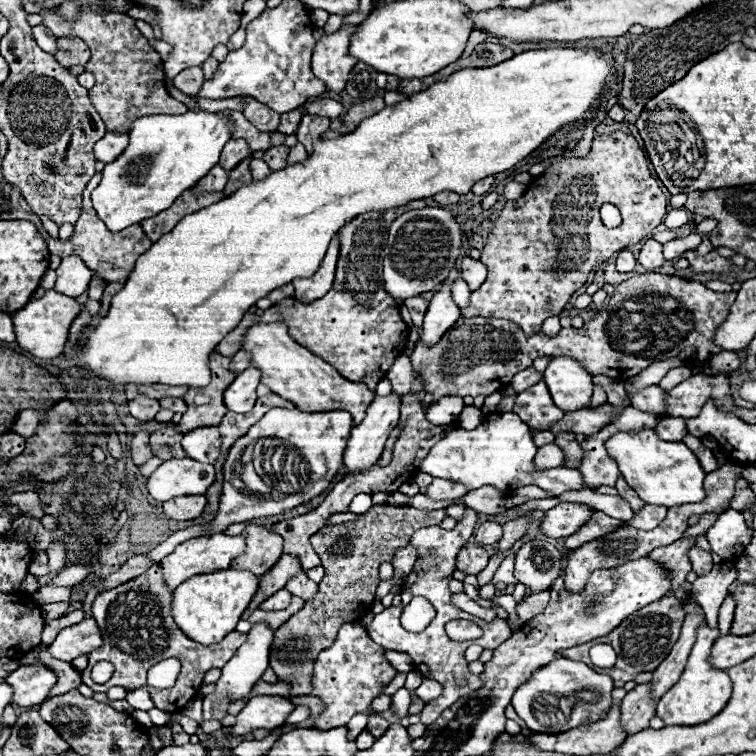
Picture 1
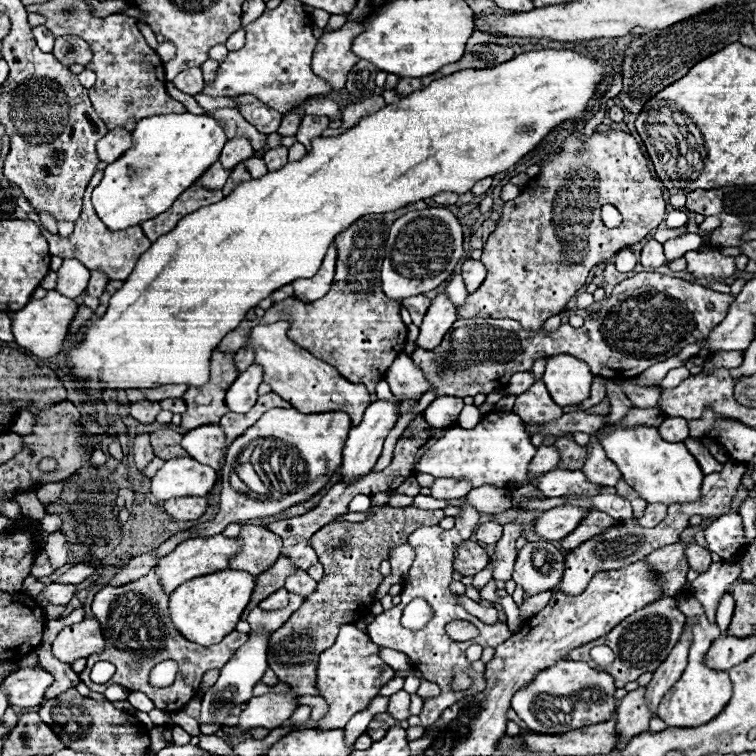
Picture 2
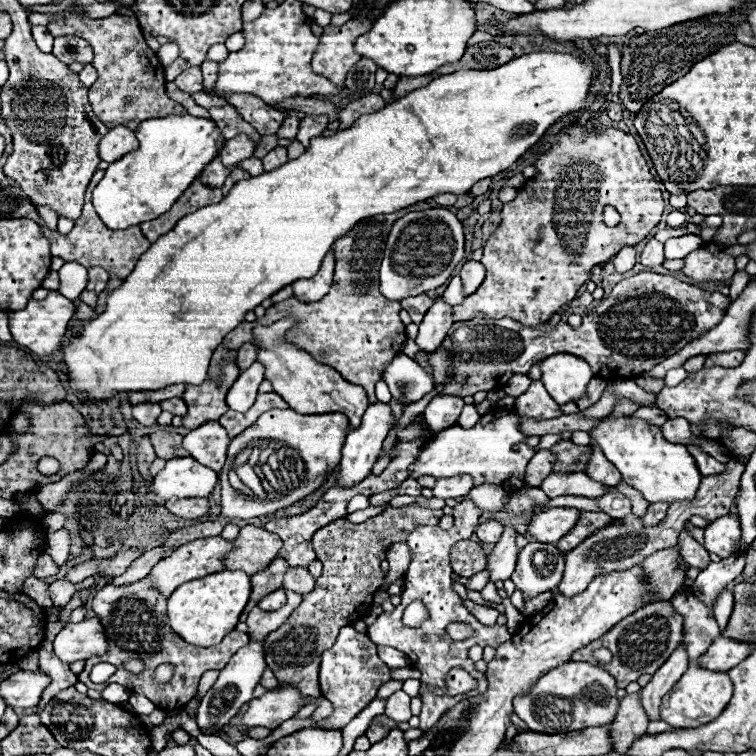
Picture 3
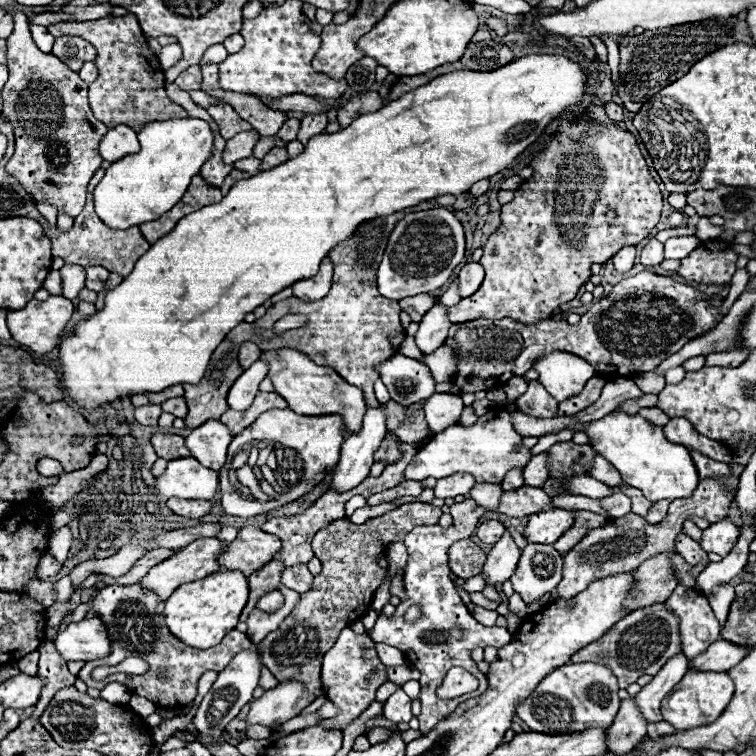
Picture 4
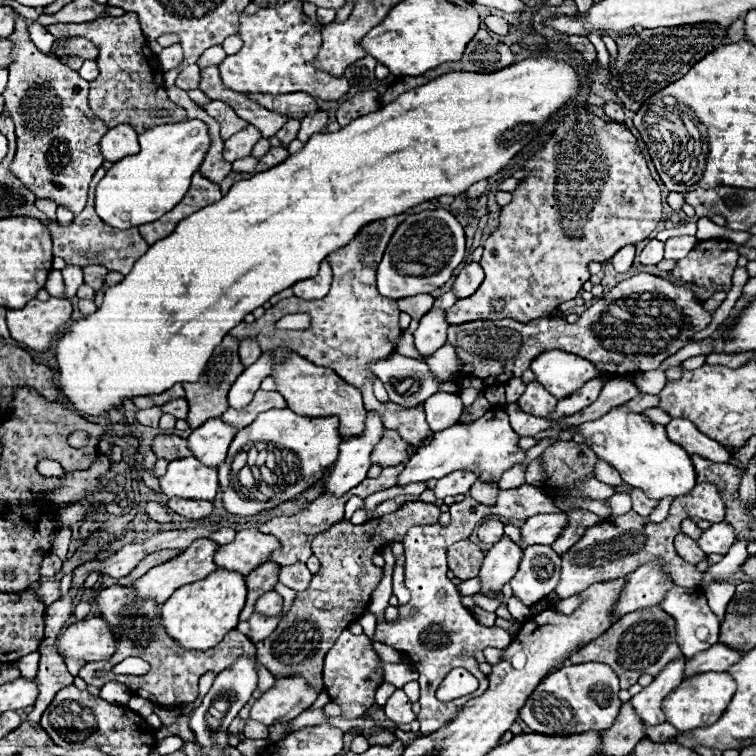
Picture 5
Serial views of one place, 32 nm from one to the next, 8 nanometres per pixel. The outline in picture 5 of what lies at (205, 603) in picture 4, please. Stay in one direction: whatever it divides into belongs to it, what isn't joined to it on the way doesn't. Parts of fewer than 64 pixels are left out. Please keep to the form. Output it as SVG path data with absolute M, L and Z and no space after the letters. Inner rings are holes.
M218 568L206 578L180 586L162 606L162 622L168 634L184 648L208 650L214 648L230 630L236 628L242 606L246 604L246 580L242 574L224 574L230 570Z

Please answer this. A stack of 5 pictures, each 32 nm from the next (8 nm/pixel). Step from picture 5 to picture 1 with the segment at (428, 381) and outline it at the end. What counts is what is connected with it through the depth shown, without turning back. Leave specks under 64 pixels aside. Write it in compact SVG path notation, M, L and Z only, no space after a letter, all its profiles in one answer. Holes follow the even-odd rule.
M406 356L396 358L396 362L386 372L386 378L390 378L392 388L402 396L408 394L410 390L420 390L422 388L422 382L414 376L412 364L410 364L410 360Z

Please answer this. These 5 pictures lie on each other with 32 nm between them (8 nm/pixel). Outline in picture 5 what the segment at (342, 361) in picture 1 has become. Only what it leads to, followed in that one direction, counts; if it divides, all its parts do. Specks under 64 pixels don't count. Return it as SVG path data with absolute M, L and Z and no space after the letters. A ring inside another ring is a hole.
M424 202L408 209L404 214L396 214L378 222L366 224L354 240L350 240L348 246L338 248L334 254L328 256L328 262L332 264L334 270L334 280L330 292L322 300L300 300L296 296L280 300L276 306L266 310L266 314L252 323L241 322L238 326L230 330L230 335L238 341L254 336L256 342L260 344L262 350L268 348L290 348L296 350L298 354L306 356L310 362L316 366L326 366L332 368L340 378L344 378L348 384L356 386L362 396L364 396L364 406L366 410L376 410L384 418L384 426L398 430L402 426L402 440L420 448L432 442L432 430L428 428L428 422L424 420L424 410L422 406L416 408L402 408L391 401L379 402L372 394L372 380L376 376L366 368L370 362L376 362L378 358L386 358L394 354L394 342L400 338L402 328L398 326L398 304L396 300L384 298L376 290L376 268L378 262L382 260L382 254L388 246L390 236L394 234L396 226L404 222L402 218L406 215L417 214L424 210L434 210L432 202ZM286 314L310 314L310 328L306 330L276 330L276 322L286 316Z

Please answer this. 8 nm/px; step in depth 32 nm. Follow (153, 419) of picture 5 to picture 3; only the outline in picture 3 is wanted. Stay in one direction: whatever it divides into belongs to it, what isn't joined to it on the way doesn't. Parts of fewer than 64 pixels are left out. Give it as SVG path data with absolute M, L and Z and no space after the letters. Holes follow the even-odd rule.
M144 402L144 404L134 404L134 406L132 406L132 416L134 416L140 424L144 424L144 426L156 424L156 418L158 418L160 412L162 412L160 404L152 404L152 402Z

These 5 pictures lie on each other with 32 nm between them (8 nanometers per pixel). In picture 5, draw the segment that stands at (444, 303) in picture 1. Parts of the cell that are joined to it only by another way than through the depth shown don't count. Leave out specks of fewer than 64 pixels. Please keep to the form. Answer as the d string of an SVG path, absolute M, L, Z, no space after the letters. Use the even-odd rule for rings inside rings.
M432 308L422 320L418 330L414 332L414 344L418 348L418 352L422 356L430 356L434 354L440 346L446 344L446 330L448 330L448 322L444 316L444 310L440 308Z

